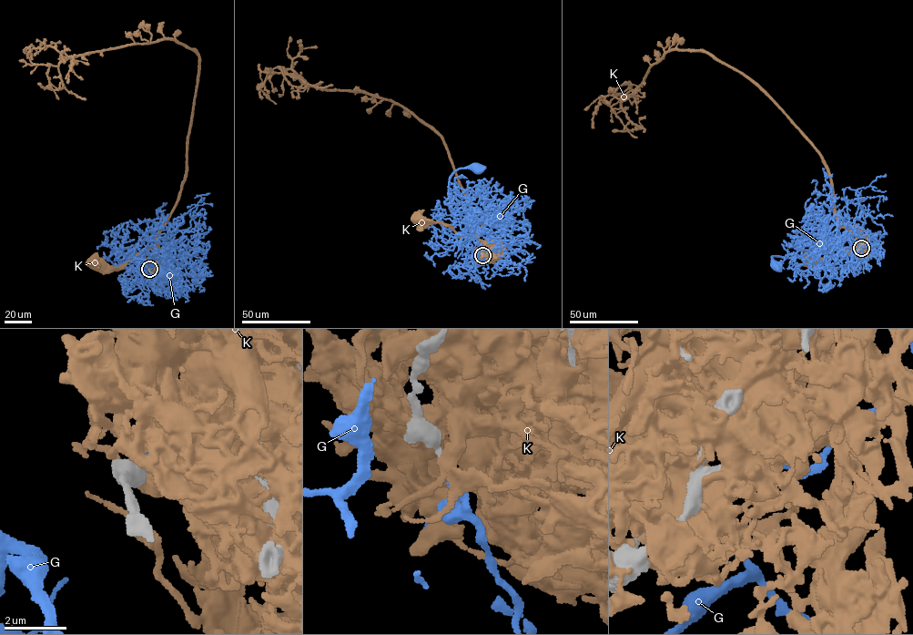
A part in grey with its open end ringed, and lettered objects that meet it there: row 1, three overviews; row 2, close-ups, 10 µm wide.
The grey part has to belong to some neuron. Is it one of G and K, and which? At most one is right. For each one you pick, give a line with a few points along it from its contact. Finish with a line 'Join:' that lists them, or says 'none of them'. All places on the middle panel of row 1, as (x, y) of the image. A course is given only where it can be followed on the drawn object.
G: via (482, 255), (485, 263), (470, 242), (470, 231), (479, 223), (463, 222), (449, 193), (454, 171), (477, 168)
Join: G

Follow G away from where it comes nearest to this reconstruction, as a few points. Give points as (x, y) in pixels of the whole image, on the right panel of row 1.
G: (861, 248), (868, 242), (857, 234), (834, 247), (822, 232), (822, 237), (805, 254), (773, 255), (776, 265)

